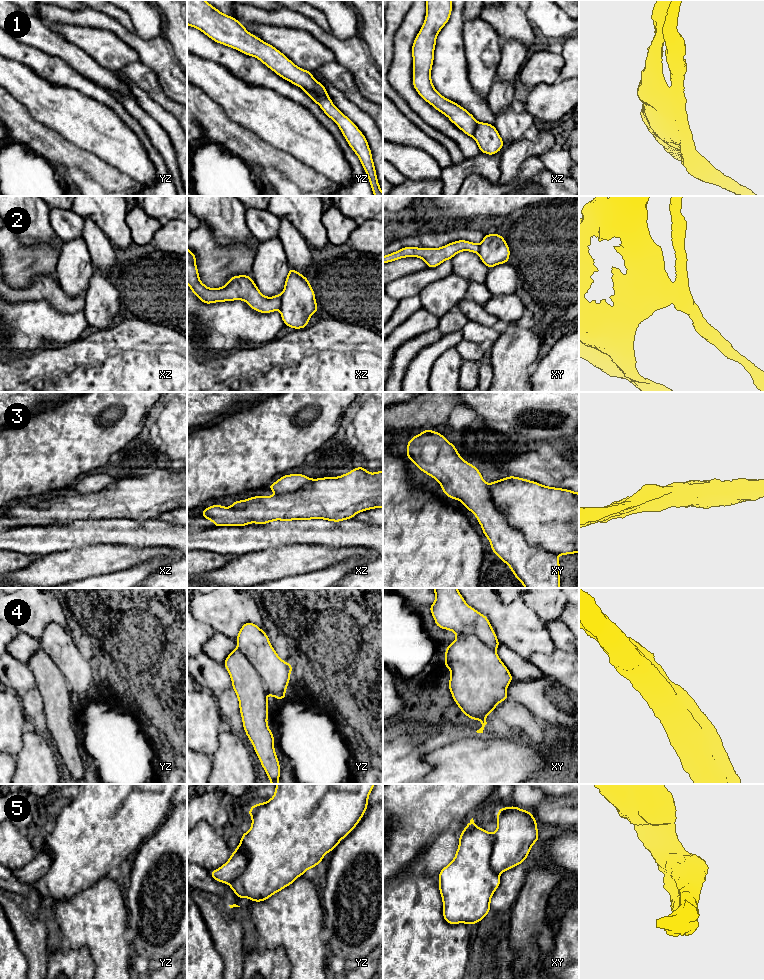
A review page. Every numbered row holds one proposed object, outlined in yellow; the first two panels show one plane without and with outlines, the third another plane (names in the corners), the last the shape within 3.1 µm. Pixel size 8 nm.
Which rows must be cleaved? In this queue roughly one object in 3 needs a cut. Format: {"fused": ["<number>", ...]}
{"fused": ["1", "2", "3", "4"]}

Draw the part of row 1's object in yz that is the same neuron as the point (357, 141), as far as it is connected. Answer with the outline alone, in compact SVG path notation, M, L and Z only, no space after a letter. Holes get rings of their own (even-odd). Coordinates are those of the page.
M302 90L320 106L323 112L332 119L338 126L347 143L359 157L359 160L363 166L364 171L369 179L371 189L374 196L383 196L379 182L377 180L377 174L375 165L372 159L371 149L368 146L368 142L359 128L344 115L331 101L331 99L325 96L319 96L313 92Z

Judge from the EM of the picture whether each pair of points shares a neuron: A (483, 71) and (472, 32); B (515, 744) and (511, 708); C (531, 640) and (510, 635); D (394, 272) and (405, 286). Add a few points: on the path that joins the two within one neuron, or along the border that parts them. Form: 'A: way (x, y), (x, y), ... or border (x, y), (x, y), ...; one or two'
A: way (480, 61), (480, 42); one
B: border (509, 730), (519, 731), (534, 744); two
C: way (526, 635), (515, 635); one
D: border (420, 270), (400, 276), (393, 281); two

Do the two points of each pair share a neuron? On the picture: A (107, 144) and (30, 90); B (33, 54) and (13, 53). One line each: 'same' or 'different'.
A: same
B: same

